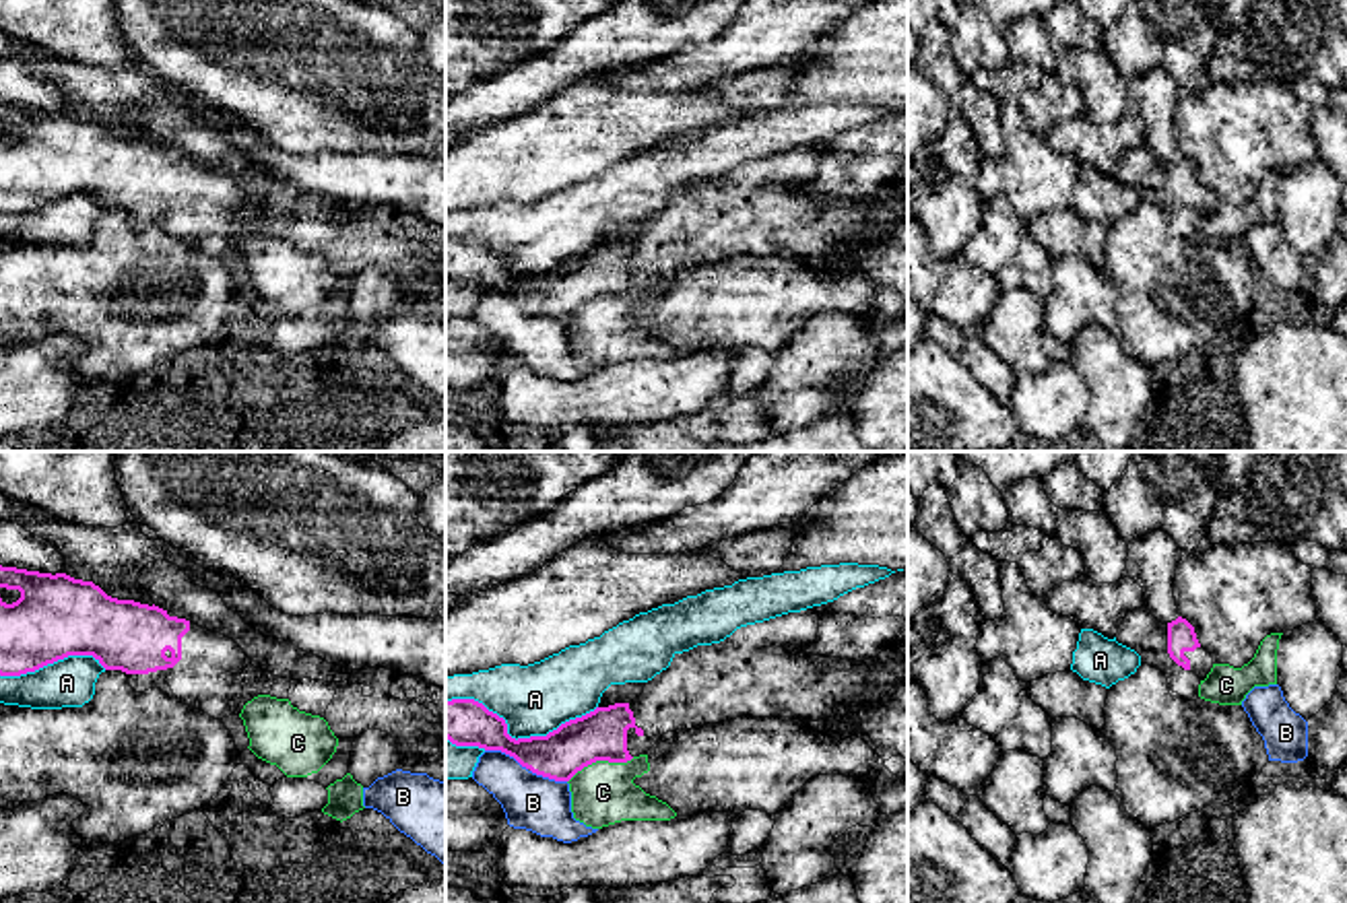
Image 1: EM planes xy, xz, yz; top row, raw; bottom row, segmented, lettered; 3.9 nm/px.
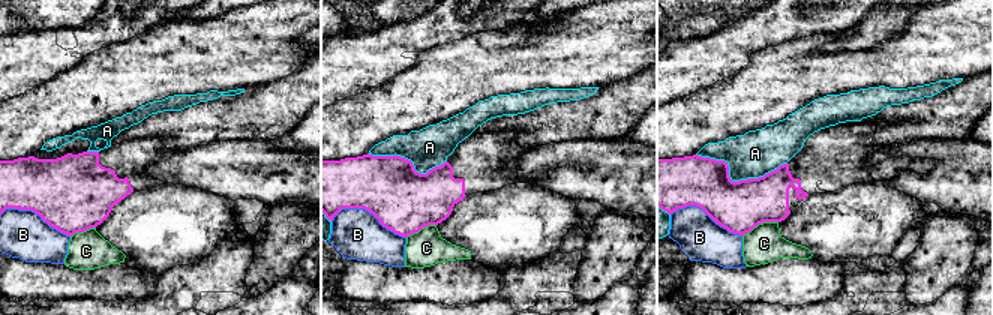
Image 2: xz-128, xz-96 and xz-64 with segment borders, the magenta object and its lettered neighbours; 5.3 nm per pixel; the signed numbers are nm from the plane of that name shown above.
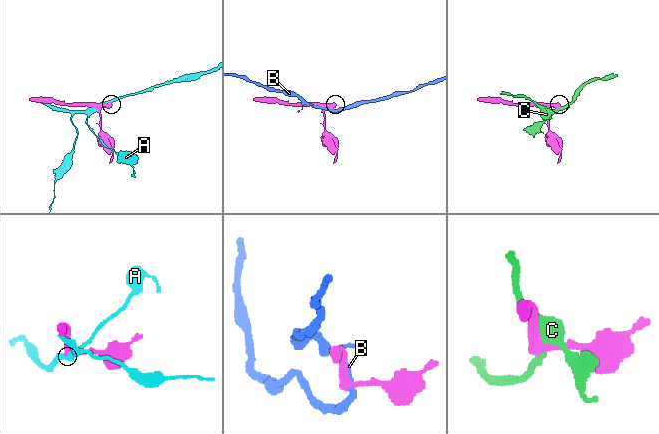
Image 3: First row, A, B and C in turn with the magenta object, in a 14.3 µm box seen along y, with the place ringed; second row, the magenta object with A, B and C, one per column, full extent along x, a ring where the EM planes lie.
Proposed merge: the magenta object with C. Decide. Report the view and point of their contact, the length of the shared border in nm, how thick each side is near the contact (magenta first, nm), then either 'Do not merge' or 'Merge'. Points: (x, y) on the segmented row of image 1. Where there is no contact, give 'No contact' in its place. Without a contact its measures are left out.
Touches magenta at xz (601, 759). Shared border 280 nm. Thickness 200 nm (magenta) against 240 nm. Do not merge

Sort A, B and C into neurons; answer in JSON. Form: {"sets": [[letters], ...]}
{"sets": [["A"], ["B"], ["C"]]}

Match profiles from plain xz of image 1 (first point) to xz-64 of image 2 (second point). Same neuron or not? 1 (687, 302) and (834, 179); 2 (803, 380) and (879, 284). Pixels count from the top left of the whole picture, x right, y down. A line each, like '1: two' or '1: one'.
1: two
2: two

